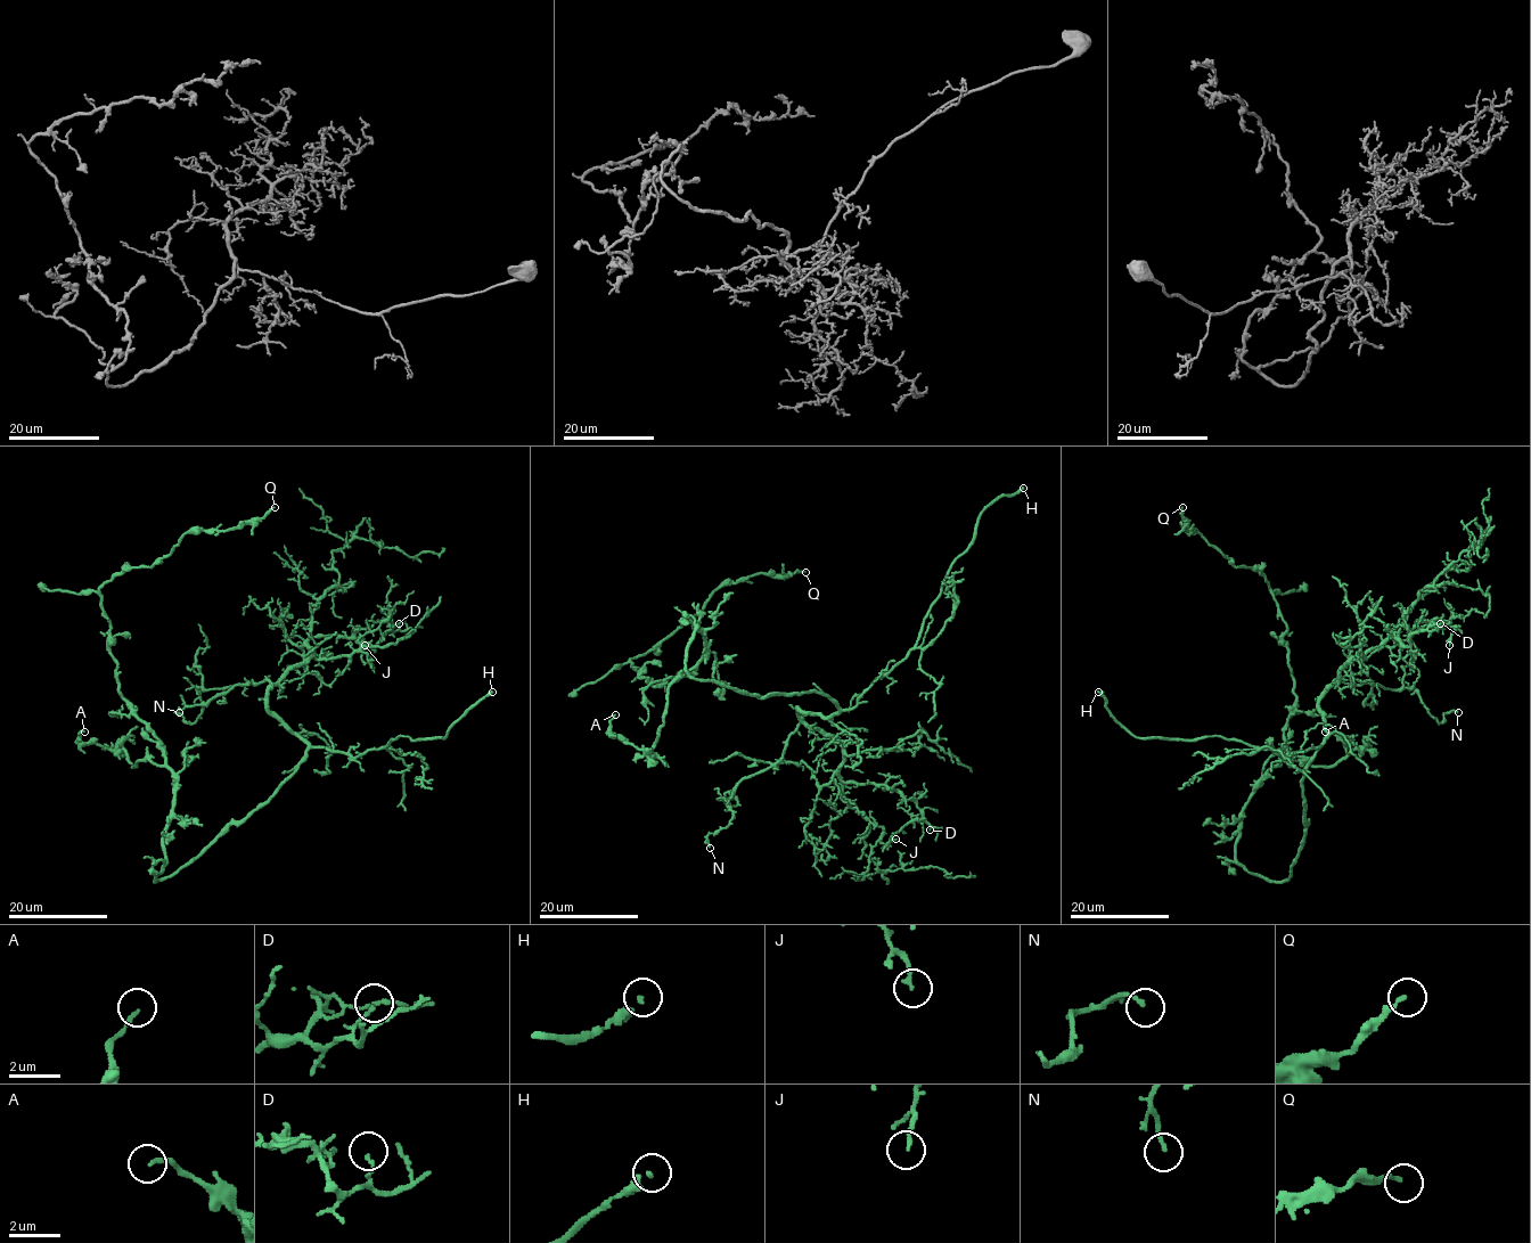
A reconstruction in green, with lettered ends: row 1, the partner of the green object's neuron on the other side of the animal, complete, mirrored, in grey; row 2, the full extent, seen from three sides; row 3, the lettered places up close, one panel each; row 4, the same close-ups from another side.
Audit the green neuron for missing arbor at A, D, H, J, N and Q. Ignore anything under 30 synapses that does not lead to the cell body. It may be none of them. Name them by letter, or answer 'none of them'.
H

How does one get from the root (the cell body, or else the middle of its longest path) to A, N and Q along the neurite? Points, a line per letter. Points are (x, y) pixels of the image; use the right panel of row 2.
A: (1291, 868), (1268, 882), (1236, 859), (1241, 816), (1284, 760), (1334, 766), (1359, 750), (1325, 732)
N: (1291, 868), (1307, 825), (1304, 767), (1327, 737), (1318, 696), (1334, 680), (1413, 687), (1438, 722), (1458, 712)
Q: (1291, 868), (1268, 882), (1235, 857), (1296, 698), (1286, 623), (1266, 578), (1185, 531), (1182, 507)

